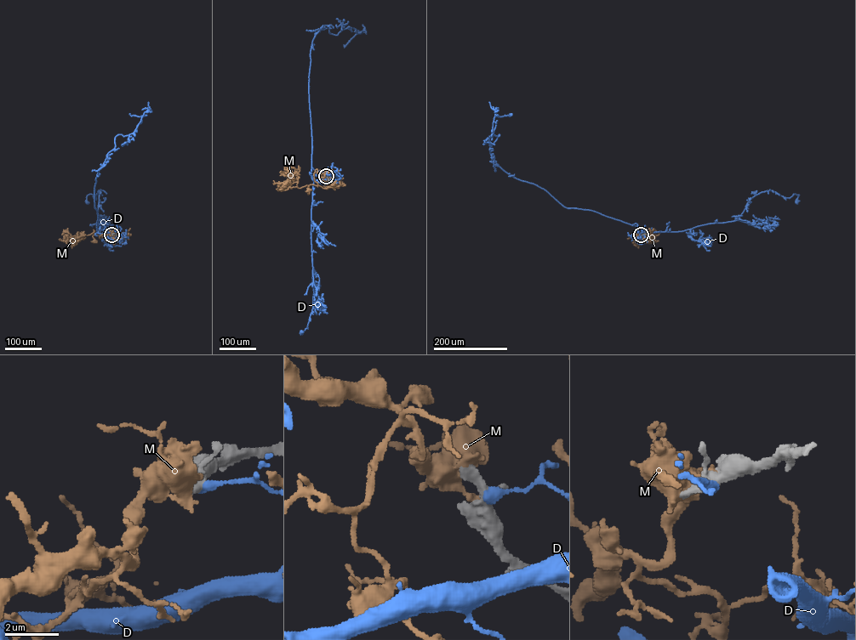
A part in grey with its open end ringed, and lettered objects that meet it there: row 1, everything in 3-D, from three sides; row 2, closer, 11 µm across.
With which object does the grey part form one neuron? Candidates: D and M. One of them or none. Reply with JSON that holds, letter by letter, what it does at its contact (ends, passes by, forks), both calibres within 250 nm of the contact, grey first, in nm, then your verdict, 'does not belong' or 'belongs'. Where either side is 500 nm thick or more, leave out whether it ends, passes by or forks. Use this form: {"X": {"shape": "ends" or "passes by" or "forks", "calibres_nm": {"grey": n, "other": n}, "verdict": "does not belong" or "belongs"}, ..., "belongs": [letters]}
{"D": {"shape": "ends", "calibres_nm": {"grey": 340, "other": 360}, "verdict": "does not belong"}, "M": {"calibres_nm": {"grey": 300, "other": 700}, "verdict": "does not belong"}, "belongs": []}

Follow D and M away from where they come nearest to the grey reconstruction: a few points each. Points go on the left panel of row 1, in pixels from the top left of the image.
D: (112, 235), (106, 236), (97, 231), (98, 190), (94, 197), (91, 194), (87, 195), (87, 202)
M: (112, 235), (103, 237), (102, 235), (99, 238), (103, 235), (99, 235), (94, 231), (94, 241)

